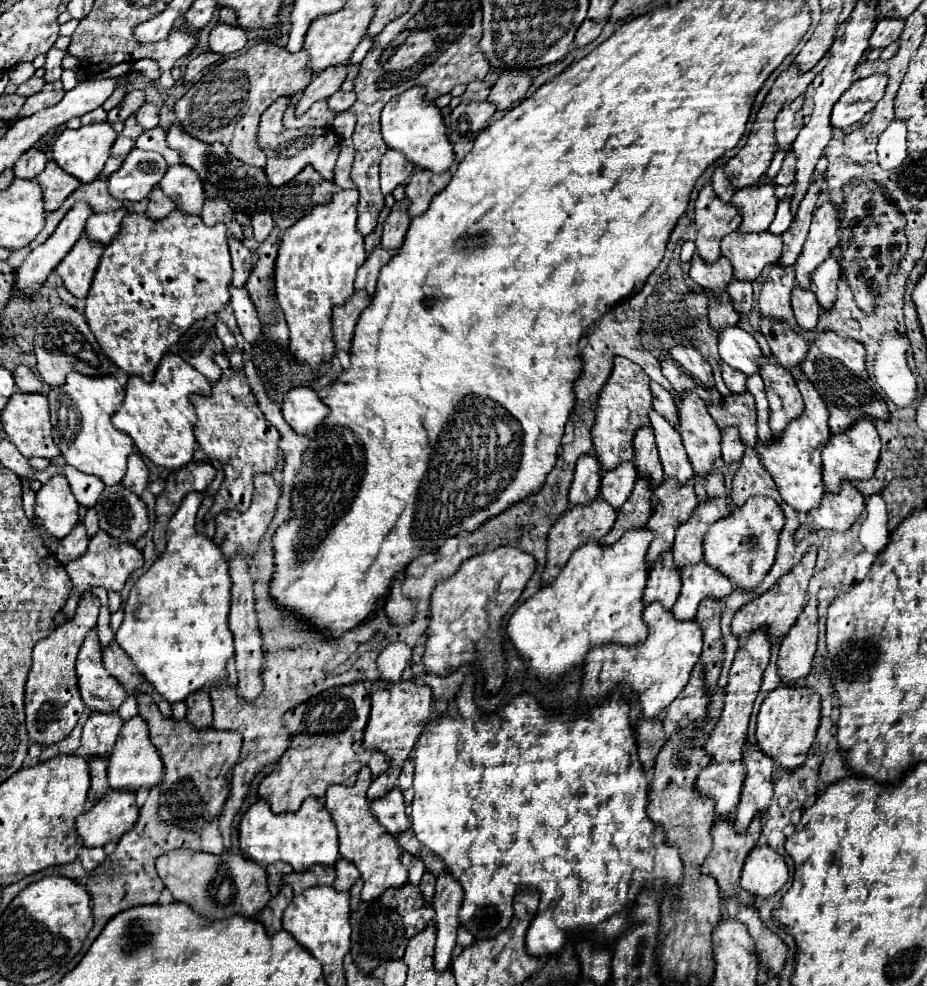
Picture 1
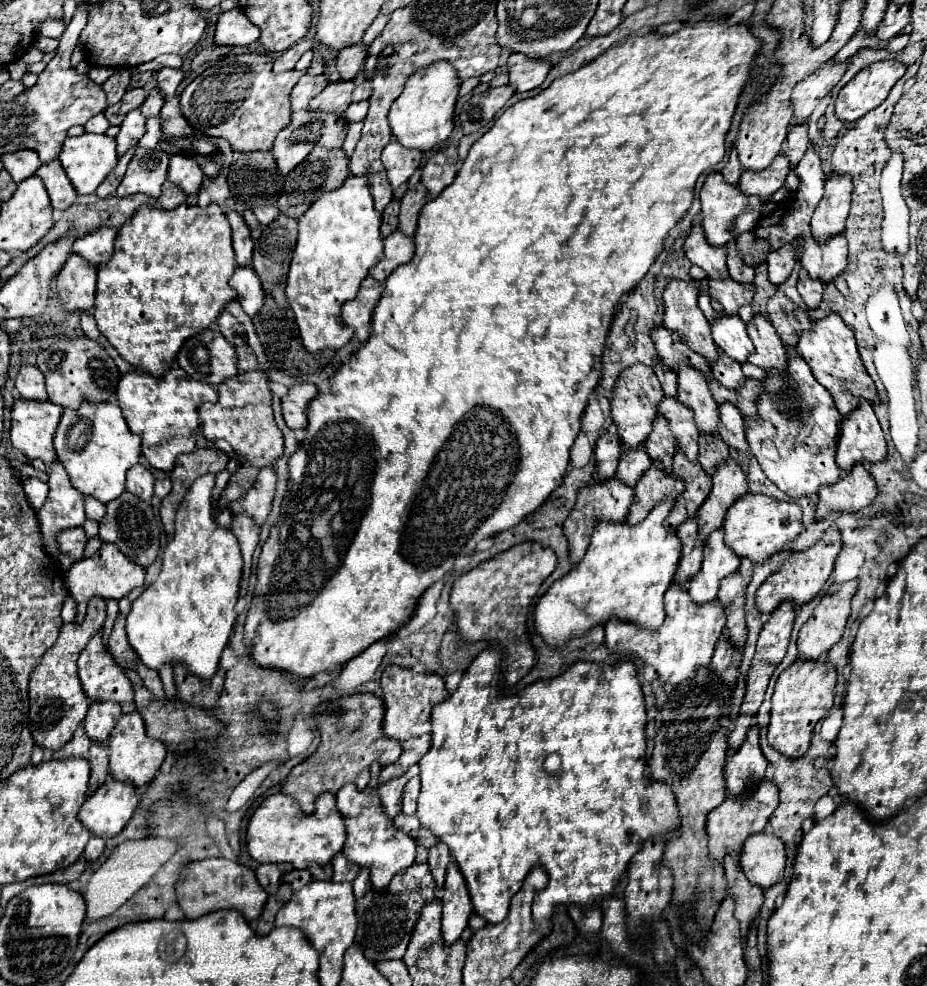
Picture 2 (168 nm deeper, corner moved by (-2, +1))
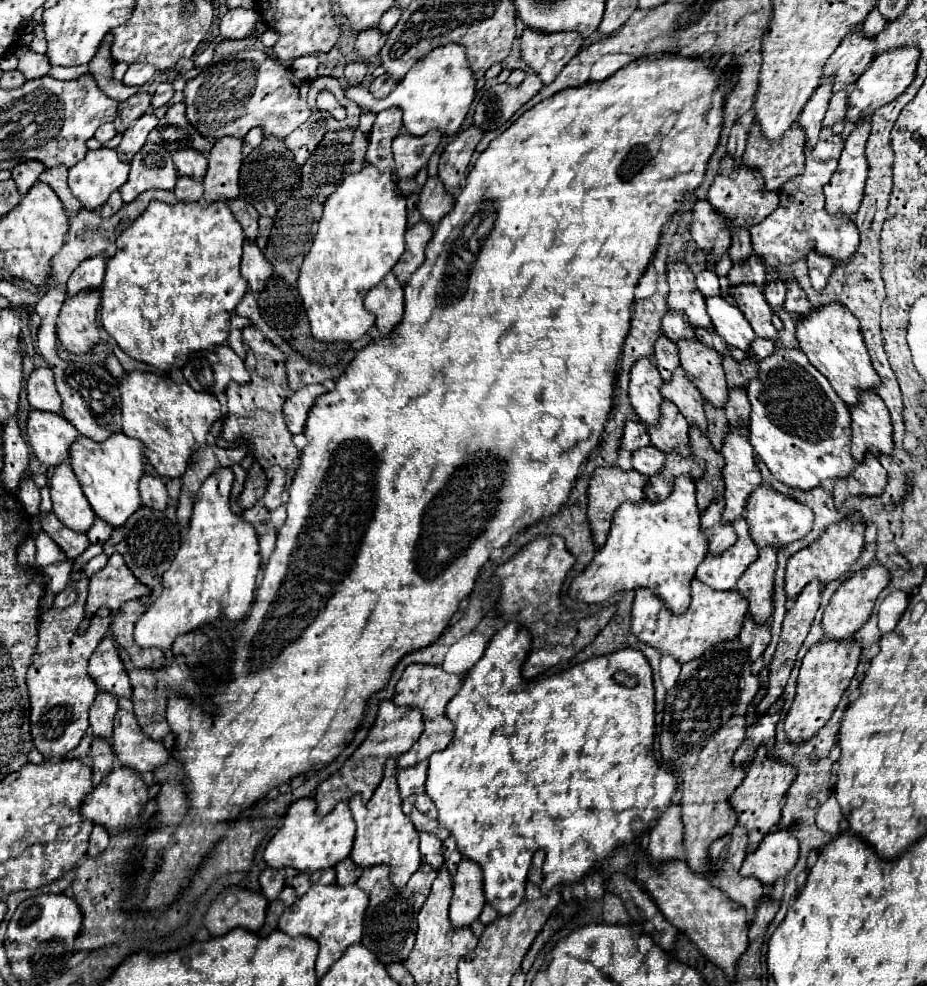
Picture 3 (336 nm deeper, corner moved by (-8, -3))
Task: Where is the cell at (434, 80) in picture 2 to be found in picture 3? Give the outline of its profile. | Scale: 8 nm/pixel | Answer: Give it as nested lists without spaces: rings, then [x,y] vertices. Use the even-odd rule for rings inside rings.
[[[447,44],[435,48],[435,52],[429,52],[415,68],[411,68],[411,74],[407,74],[387,98],[375,100],[363,86],[345,88],[345,96],[373,114],[377,114],[381,108],[399,106],[403,110],[403,126],[411,136],[425,136],[429,130],[439,130],[443,136],[453,136],[461,128],[475,98],[475,78],[463,48],[459,48],[459,44]]]

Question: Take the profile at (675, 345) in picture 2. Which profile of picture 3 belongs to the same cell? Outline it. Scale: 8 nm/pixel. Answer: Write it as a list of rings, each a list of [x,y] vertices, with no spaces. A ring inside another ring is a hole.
[[[667,312],[661,322],[661,330],[663,330],[663,336],[667,336],[675,344],[679,340],[695,340],[695,328],[691,328],[687,316],[683,314],[671,316],[671,312]]]

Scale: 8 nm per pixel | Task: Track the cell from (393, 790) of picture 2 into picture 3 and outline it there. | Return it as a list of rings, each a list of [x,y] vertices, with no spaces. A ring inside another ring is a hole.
[[[419,762],[419,764],[415,764],[415,768],[399,770],[397,786],[399,786],[401,800],[407,800],[409,796],[413,796],[423,786],[425,776],[427,776],[427,762]]]

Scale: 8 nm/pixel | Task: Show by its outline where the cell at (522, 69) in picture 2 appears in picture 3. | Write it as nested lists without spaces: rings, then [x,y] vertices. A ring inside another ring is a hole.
[[[525,28],[525,32],[521,34],[521,58],[547,86],[579,52],[581,44],[583,38],[577,32],[541,34]]]

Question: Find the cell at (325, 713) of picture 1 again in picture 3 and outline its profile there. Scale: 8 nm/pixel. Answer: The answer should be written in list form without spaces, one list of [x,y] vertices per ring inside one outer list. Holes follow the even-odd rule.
[[[391,700],[387,702],[381,702],[379,704],[379,712],[377,712],[377,720],[375,724],[371,726],[367,738],[363,740],[363,744],[353,752],[351,758],[345,760],[345,764],[337,770],[337,778],[335,774],[329,776],[325,782],[321,782],[315,790],[315,802],[317,802],[317,816],[327,816],[335,804],[339,800],[349,800],[353,794],[361,794],[363,800],[367,802],[375,788],[379,786],[381,782],[381,776],[383,776],[383,768],[385,768],[385,762],[387,758],[397,758],[401,754],[405,754],[421,736],[423,732],[423,720],[421,720],[421,712],[415,708],[401,708],[401,706],[395,706]]]

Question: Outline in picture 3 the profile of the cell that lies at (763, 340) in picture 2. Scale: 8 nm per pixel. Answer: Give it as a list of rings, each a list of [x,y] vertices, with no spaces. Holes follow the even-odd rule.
[[[739,284],[739,288],[731,288],[731,296],[737,300],[739,310],[753,326],[759,338],[777,340],[777,328],[773,326],[773,310],[767,306],[763,292],[759,292],[753,284]]]

